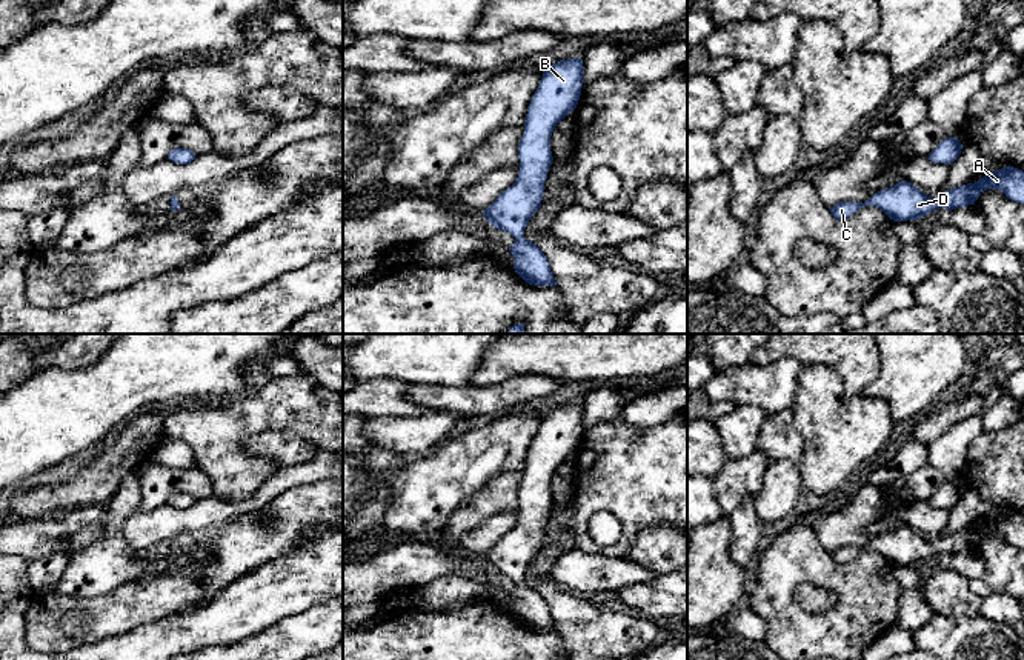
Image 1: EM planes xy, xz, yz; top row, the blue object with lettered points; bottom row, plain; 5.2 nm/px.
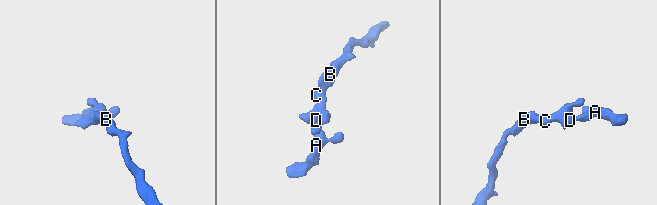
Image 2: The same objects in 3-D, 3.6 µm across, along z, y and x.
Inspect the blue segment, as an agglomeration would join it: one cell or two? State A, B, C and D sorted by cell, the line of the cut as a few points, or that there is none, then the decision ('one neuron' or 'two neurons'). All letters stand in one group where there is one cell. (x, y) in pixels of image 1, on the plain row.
A B C D; no cut; one neuron

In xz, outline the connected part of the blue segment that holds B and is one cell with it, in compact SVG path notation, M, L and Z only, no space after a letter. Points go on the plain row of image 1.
M583 403L561 405L544 415L527 451L524 477L518 488L518 522L481 557L492 571L515 583L509 592L514 614L534 631L557 631L546 600L523 580L527 566L541 552L544 526L554 505L550 480L557 468L577 452L583 415Z

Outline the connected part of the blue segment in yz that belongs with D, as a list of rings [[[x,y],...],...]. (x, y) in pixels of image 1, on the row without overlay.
[[[1013,511],[996,514],[986,518],[975,528],[967,528],[941,537],[935,545],[910,526],[898,526],[896,529],[881,534],[867,546],[839,546],[829,552],[836,565],[844,565],[864,551],[879,552],[893,566],[918,565],[938,552],[956,554],[975,549],[982,535],[998,534],[1007,543],[1024,549],[1024,517]]]

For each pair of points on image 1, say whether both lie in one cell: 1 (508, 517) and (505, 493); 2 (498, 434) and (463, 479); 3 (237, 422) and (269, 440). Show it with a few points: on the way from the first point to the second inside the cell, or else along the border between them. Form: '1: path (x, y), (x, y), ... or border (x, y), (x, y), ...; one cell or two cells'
1: border (518, 511), (498, 511), (474, 528); two cells
2: path (489, 445), (466, 468); one cell
3: border (295, 434), (262, 431), (249, 436), (240, 445); two cells

